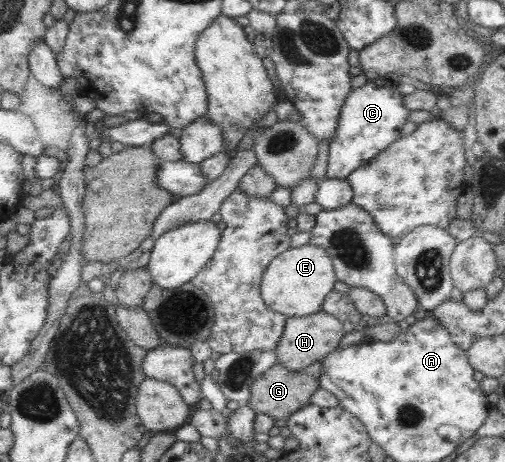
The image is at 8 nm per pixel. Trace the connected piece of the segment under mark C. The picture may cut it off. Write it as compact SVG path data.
M385 78L368 80L364 86L352 90L340 114L338 134L329 143L327 177L348 179L377 154L388 149L392 142L400 140L402 134L399 130L404 128L410 116L404 97L396 83Z

